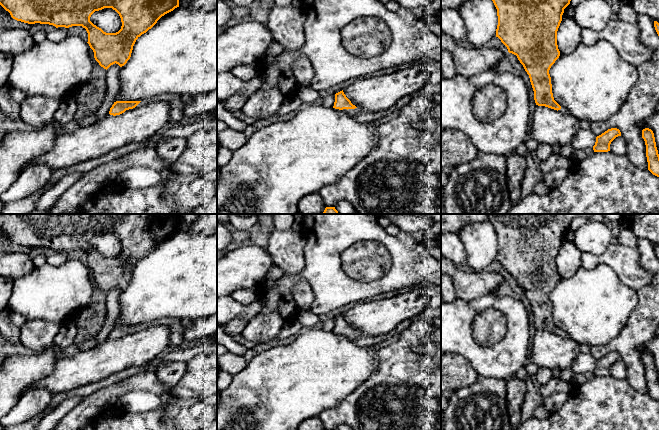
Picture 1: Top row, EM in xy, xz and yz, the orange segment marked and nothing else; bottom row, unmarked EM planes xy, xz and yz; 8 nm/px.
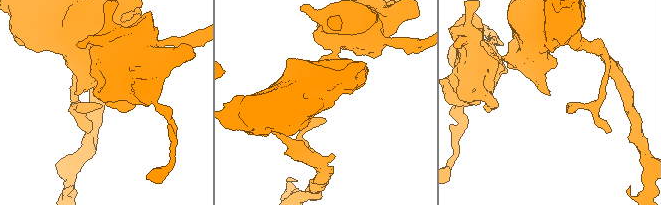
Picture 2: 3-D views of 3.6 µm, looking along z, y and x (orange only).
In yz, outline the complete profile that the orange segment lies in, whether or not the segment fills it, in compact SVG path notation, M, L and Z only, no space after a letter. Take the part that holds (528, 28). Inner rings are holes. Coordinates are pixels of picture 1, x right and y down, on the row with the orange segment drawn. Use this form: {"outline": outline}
{"outline": "M492 0L498 16L496 37L517 56L529 75L536 105L545 106L560 113L568 111L553 97L549 70L560 56L557 45L557 31L564 9L571 0Z"}

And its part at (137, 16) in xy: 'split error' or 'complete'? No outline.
complete

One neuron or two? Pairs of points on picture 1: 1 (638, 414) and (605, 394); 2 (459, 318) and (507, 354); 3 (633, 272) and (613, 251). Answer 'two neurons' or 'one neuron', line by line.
1: one neuron
2: one neuron
3: one neuron

